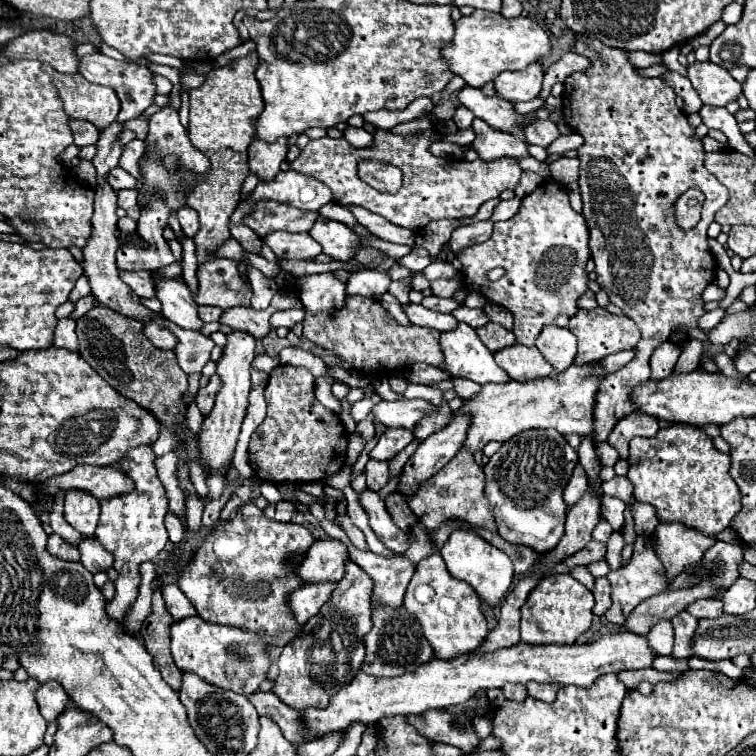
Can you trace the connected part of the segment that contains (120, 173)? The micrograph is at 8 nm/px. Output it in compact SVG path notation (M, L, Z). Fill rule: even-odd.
M117 166L117 168L113 168L107 176L105 176L105 180L111 184L111 188L113 190L123 190L123 188L135 188L135 178L131 176L131 174L127 174L121 166Z

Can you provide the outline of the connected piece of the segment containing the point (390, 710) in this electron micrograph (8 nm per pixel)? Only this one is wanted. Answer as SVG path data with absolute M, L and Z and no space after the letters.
M619 632L613 636L603 636L589 644L581 644L581 646L579 644L531 646L531 644L519 642L511 648L501 648L495 652L465 654L451 662L435 658L433 662L417 668L417 672L405 674L401 678L373 680L373 676L365 676L363 672L359 672L351 680L351 684L341 688L331 698L325 710L309 708L309 712L303 712L305 738L309 736L319 738L327 732L343 730L351 722L373 724L385 716L395 716L395 714L409 716L409 714L423 714L433 708L457 706L457 704L467 702L481 690L503 688L505 682L527 684L533 680L539 684L559 684L559 686L573 684L573 686L589 688L603 674L649 668L653 660L655 660L655 652L649 648L645 636L639 636L633 632Z

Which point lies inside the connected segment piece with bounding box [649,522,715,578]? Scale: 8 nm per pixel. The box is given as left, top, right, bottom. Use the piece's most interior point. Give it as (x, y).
(679, 546)

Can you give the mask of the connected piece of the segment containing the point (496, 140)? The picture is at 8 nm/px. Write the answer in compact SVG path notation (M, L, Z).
M481 118L473 120L473 128L477 132L473 148L477 150L477 154L483 162L491 162L501 156L509 156L509 158L527 158L529 156L527 146L519 136L513 136L513 134L507 134L501 130L493 130Z

